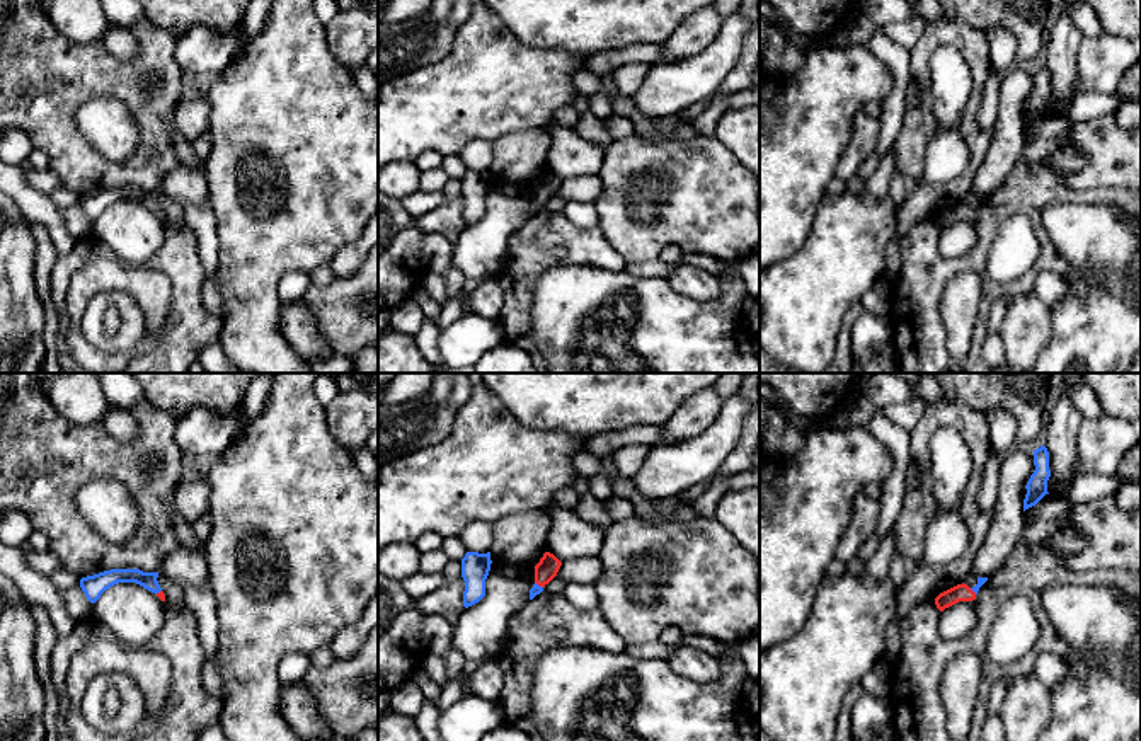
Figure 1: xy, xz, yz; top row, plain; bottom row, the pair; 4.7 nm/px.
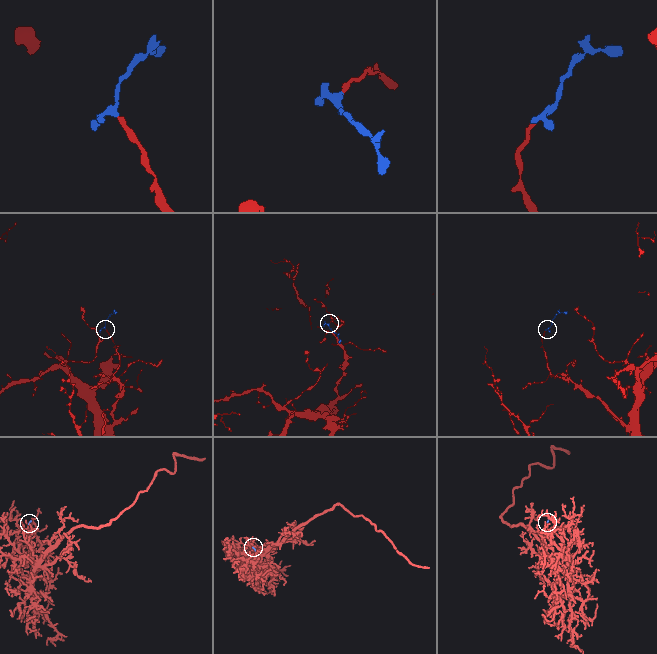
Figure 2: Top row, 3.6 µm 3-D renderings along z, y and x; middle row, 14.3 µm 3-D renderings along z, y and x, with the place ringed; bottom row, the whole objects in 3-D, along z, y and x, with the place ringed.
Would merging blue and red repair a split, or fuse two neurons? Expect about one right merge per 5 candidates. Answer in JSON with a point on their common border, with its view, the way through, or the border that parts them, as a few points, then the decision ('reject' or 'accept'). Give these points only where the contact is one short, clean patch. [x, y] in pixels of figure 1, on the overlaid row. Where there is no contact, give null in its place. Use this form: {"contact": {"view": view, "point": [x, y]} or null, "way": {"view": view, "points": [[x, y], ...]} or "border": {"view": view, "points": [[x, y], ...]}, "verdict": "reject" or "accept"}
{"contact": {"view": "xz", "point": [537, 585]}, "way": {"view": "xz", "points": [[535, 590], [537, 585], [547, 568]]}, "verdict": "accept"}

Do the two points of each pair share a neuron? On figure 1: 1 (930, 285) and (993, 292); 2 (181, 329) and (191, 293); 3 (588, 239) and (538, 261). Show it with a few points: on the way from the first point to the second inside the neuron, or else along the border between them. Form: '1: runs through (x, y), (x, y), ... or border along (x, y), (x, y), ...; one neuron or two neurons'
1: runs through (947, 268), (973, 264), (983, 275); one neuron
2: runs through (186, 321), (186, 302); one neuron
3: runs through (574, 239), (552, 239), (544, 247); one neuron

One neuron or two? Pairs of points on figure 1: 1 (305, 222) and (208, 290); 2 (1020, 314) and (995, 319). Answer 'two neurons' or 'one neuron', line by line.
1: two neurons
2: two neurons

